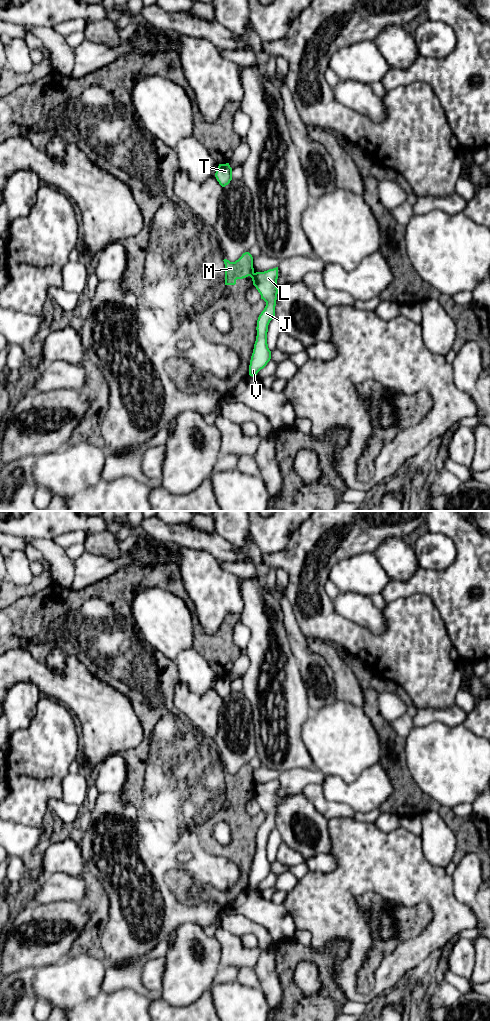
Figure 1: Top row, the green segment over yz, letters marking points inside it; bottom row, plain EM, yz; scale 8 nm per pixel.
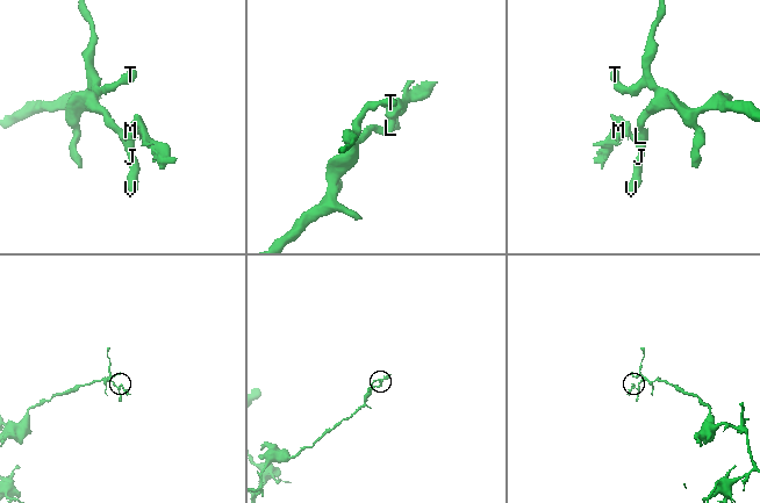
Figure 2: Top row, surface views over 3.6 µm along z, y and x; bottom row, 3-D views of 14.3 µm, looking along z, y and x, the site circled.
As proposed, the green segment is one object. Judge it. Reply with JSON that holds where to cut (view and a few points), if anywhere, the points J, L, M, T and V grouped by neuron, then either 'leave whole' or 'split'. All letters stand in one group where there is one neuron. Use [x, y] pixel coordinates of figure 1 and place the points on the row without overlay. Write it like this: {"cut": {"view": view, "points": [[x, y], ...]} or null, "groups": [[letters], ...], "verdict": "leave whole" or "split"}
{"cut": {"view": "yz", "points": [[254, 785], [253, 794]]}, "groups": [["J", "L", "T", "V"], ["M"]], "verdict": "split"}

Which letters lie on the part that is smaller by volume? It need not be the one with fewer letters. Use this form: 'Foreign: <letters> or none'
Foreign: M

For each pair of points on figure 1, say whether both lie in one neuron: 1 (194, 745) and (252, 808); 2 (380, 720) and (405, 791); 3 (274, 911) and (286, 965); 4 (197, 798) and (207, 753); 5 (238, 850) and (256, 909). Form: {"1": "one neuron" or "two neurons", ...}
{"1": "two neurons", "2": "one neuron", "3": "two neurons", "4": "one neuron", "5": "two neurons"}

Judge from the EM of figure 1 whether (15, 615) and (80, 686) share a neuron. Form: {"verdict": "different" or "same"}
{"verdict": "different"}

